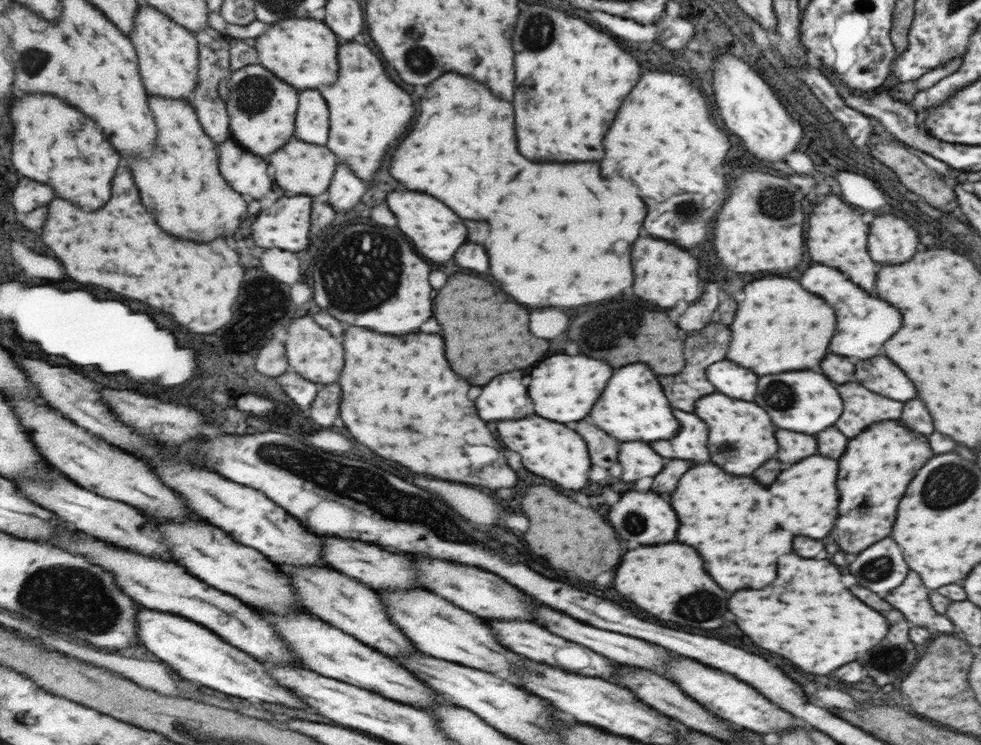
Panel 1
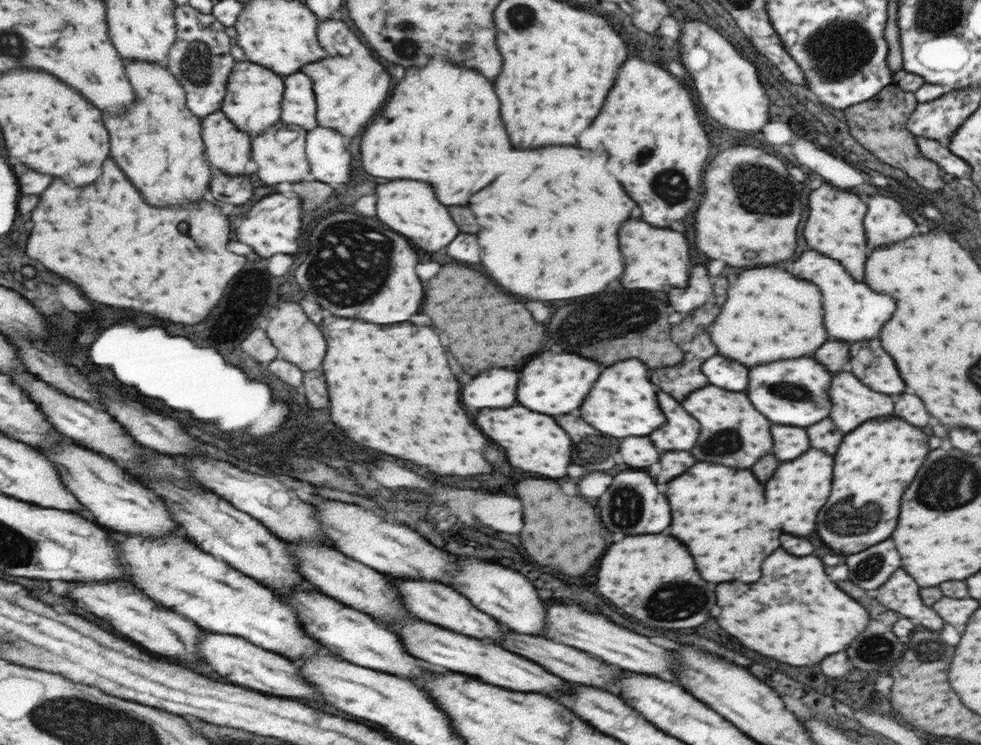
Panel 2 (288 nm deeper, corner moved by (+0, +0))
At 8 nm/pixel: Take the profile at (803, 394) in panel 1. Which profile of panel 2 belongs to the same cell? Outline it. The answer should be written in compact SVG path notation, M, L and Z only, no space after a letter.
M809 358L781 360L775 364L751 368L751 388L747 388L747 396L755 400L755 408L759 408L759 412L763 412L763 416L767 416L767 420L771 420L773 424L805 428L827 418L831 410L827 394L829 382L829 372L825 372L821 364Z

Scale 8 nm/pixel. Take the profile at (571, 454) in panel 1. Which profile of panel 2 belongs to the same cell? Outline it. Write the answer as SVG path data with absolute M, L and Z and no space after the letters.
M523 406L515 408L499 408L479 412L475 418L475 424L491 436L495 444L499 444L507 452L507 462L515 468L521 468L525 472L541 474L547 478L561 478L567 472L567 466L571 462L571 440L569 436L553 422L551 416L531 412Z

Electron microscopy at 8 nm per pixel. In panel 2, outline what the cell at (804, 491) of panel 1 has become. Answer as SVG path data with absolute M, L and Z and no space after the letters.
M809 448L795 460L777 466L777 470L773 472L767 484L767 510L779 520L781 532L787 532L793 536L807 536L813 532L815 514L825 504L825 498L829 496L829 490L831 490L829 488L831 466L833 466L833 460L827 454L813 448Z

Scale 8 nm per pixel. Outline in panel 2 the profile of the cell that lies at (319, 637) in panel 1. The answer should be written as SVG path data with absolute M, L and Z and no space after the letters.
M115 532L115 536L119 536L123 562L133 570L135 586L161 604L175 608L189 620L203 624L201 628L217 634L243 636L261 648L291 656L291 660L325 654L325 646L305 632L297 612L289 604L283 604L271 588L265 588L243 572L231 568L227 562L215 560L215 556L199 550L185 538L145 540L129 538L121 532Z

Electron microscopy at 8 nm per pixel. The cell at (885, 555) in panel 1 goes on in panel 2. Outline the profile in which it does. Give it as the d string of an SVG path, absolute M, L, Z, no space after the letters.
M883 540L875 544L875 548L847 556L845 564L849 568L849 580L853 584L859 584L859 588L863 590L875 590L889 578L889 574L899 568L901 560L893 542Z

